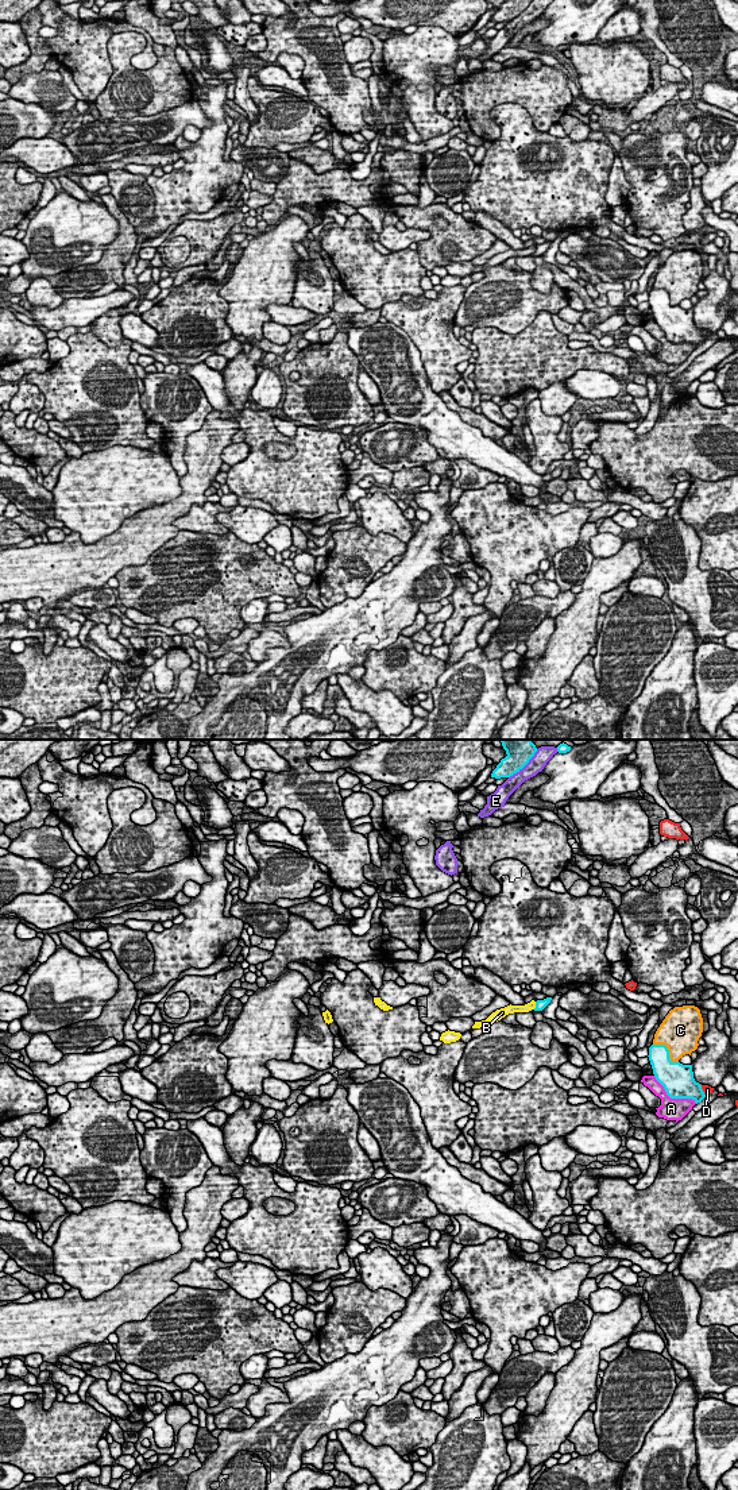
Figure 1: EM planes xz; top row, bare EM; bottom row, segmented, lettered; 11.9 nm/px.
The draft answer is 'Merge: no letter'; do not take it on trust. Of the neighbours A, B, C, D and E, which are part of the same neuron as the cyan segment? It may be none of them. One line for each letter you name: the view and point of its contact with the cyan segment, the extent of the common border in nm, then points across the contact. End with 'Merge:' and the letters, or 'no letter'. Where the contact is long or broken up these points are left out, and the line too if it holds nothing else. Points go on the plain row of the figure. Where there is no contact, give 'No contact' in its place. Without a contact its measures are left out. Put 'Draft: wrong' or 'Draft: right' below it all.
Merge: no letter
Draft: right

